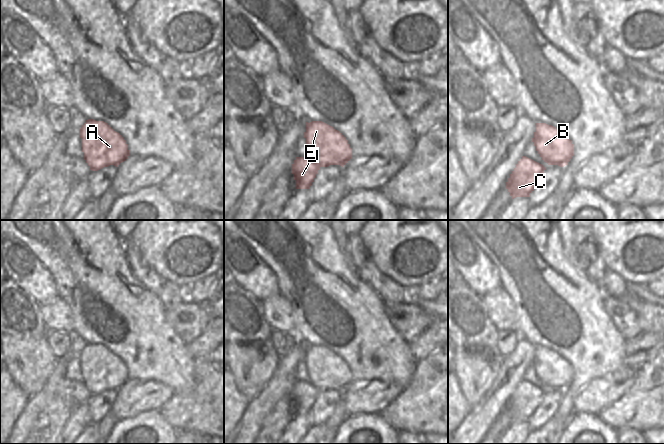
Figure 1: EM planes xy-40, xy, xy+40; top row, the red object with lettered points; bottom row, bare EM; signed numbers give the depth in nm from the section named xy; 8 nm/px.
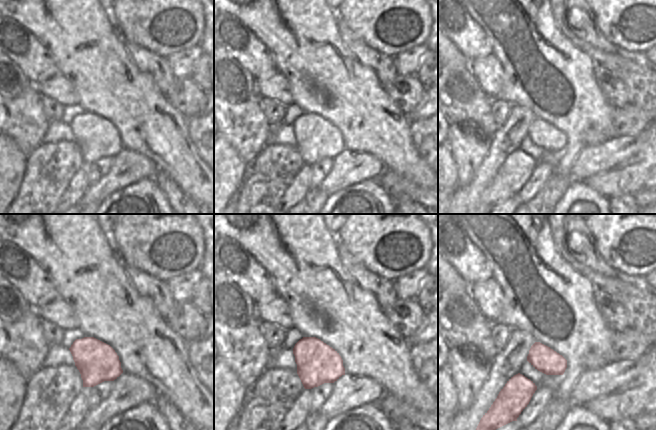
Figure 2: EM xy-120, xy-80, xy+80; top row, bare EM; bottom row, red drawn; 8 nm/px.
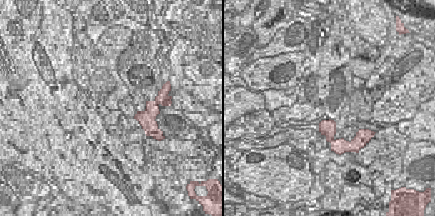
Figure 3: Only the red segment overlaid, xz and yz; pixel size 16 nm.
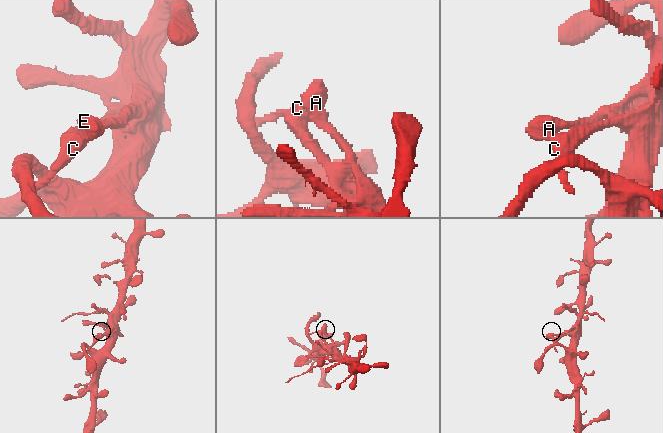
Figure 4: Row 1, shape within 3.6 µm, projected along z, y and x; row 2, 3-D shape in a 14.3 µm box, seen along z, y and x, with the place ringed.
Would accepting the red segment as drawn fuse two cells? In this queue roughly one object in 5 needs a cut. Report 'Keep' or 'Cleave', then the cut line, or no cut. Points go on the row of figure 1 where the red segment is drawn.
Keep. No split

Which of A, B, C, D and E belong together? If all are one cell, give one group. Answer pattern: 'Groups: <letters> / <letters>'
Groups: A B C D E

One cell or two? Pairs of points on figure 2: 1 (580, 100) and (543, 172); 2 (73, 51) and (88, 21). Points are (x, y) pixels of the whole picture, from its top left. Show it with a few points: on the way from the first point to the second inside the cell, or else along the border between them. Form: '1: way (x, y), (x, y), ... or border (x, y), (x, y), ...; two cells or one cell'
1: border (555, 167), (552, 174); two cells
2: way (76, 44), (78, 42), (78, 31), (81, 28); one cell

